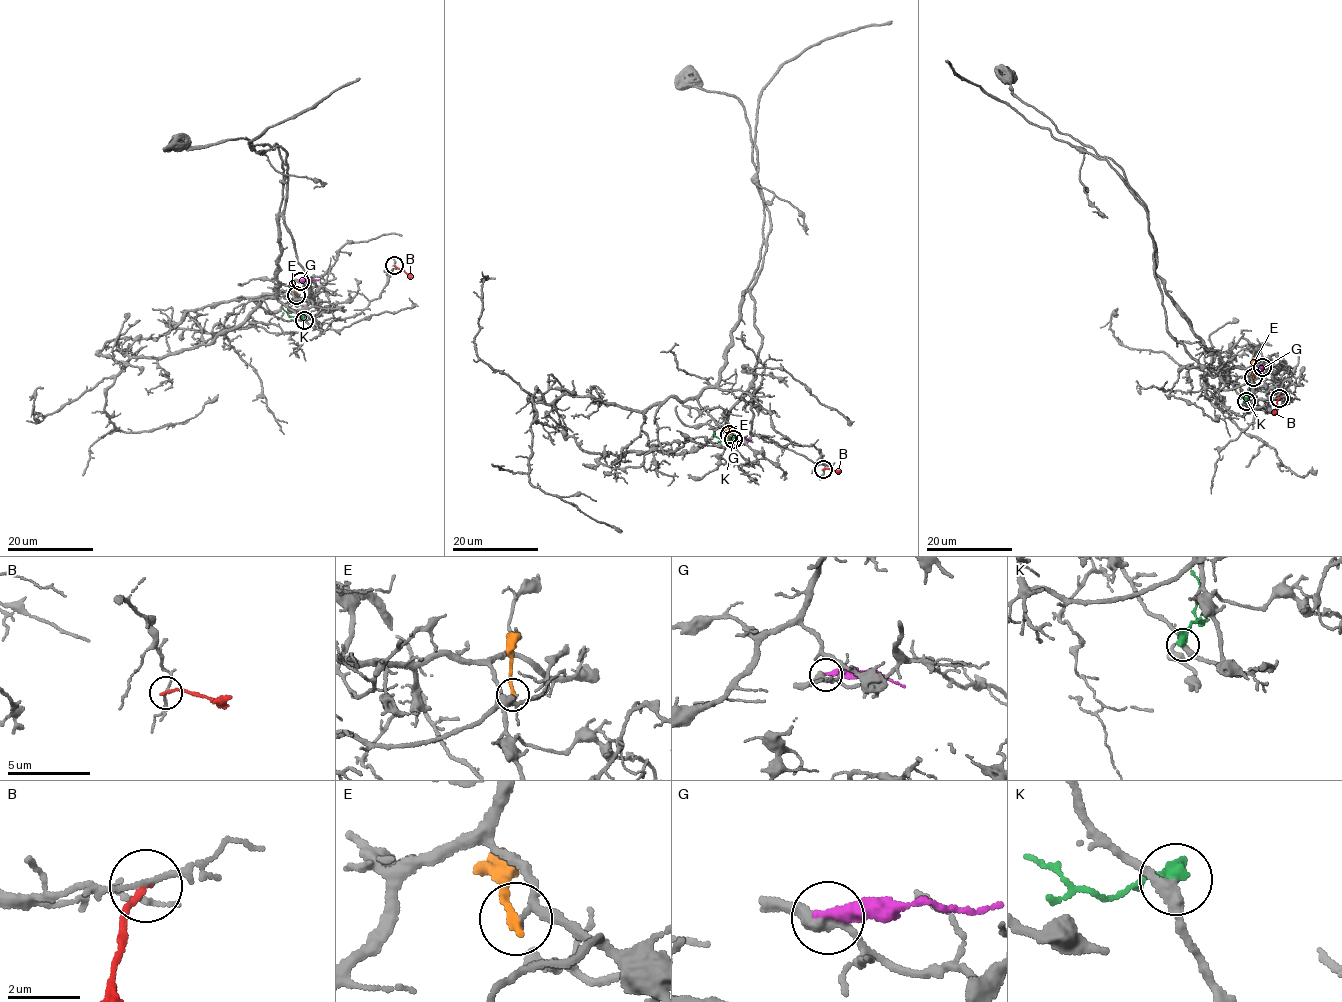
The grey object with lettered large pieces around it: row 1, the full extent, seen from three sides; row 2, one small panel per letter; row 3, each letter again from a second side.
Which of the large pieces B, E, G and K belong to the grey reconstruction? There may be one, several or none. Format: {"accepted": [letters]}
{"accepted": []}

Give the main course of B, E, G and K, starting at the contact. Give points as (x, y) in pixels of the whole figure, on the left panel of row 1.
B: (394, 265), (412, 278)
E: (297, 295), (292, 280)
G: (299, 281), (320, 279)
K: (303, 320), (300, 315), (290, 316), (282, 308)

